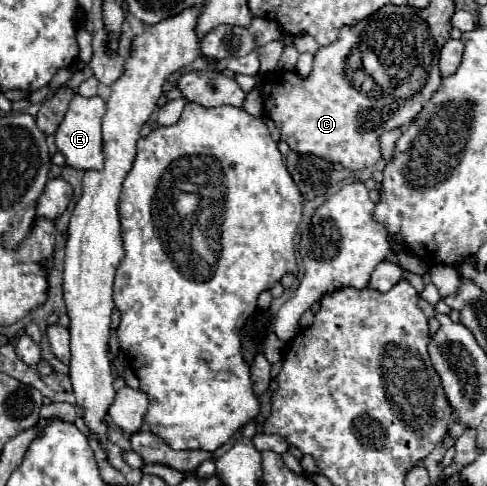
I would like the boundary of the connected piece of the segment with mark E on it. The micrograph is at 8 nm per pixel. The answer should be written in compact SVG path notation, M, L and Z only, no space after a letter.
M78 92L72 96L68 112L62 124L56 130L56 146L66 156L66 164L82 170L100 170L104 164L102 156L102 116L106 112L106 102L100 96L80 96Z

